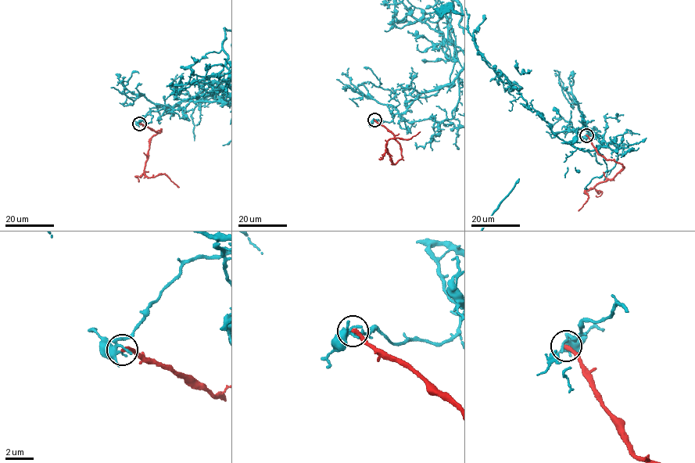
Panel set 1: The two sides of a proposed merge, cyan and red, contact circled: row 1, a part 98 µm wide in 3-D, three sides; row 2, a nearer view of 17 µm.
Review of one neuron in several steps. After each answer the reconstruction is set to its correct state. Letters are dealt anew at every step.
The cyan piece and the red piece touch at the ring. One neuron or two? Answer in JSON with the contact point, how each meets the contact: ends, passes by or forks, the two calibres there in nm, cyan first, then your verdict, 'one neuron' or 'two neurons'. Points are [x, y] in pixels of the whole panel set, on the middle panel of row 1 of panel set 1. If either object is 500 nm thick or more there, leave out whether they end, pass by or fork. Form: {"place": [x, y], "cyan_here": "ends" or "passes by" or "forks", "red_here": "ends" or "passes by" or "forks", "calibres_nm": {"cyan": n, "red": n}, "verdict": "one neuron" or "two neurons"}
{"place": [374, 120], "cyan_here": "forks", "red_here": "ends", "calibres_nm": {"cyan": 320, "red": 300}, "verdict": "two neurons"}

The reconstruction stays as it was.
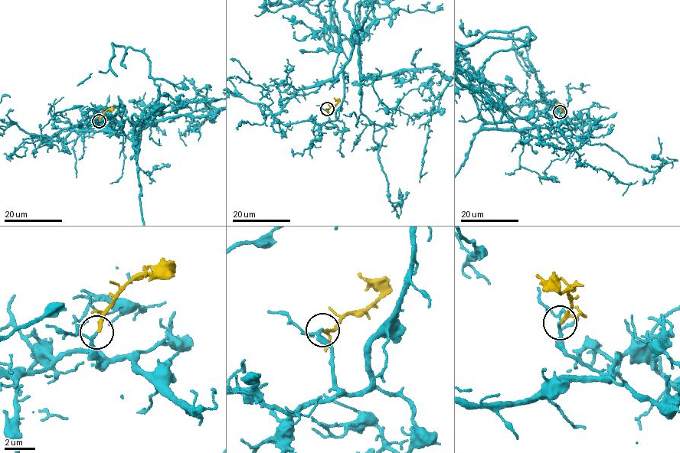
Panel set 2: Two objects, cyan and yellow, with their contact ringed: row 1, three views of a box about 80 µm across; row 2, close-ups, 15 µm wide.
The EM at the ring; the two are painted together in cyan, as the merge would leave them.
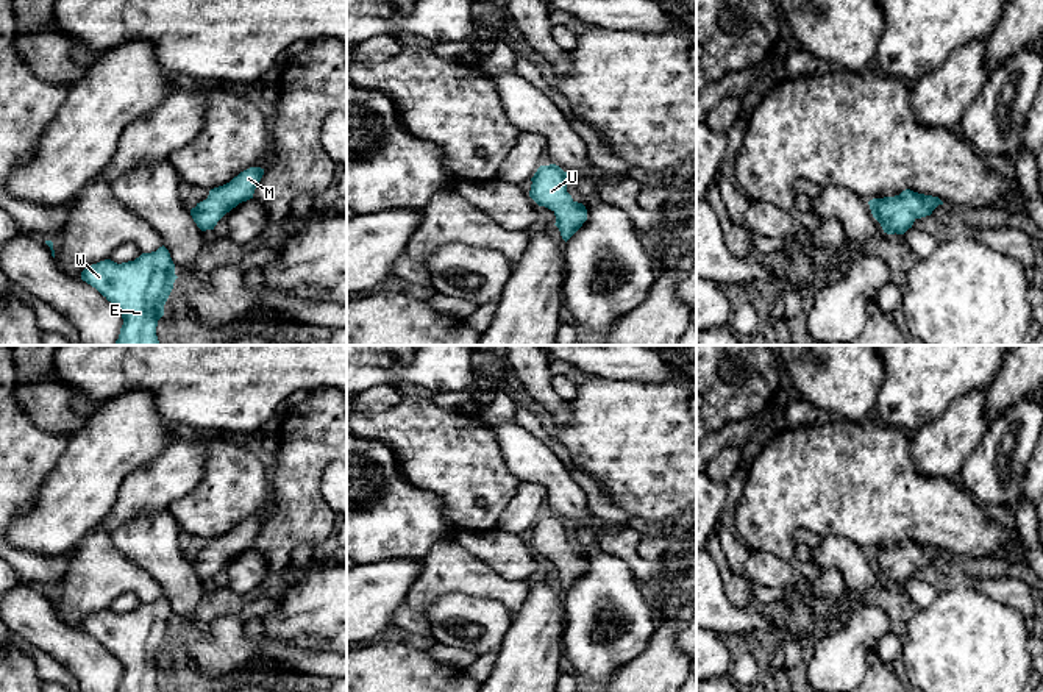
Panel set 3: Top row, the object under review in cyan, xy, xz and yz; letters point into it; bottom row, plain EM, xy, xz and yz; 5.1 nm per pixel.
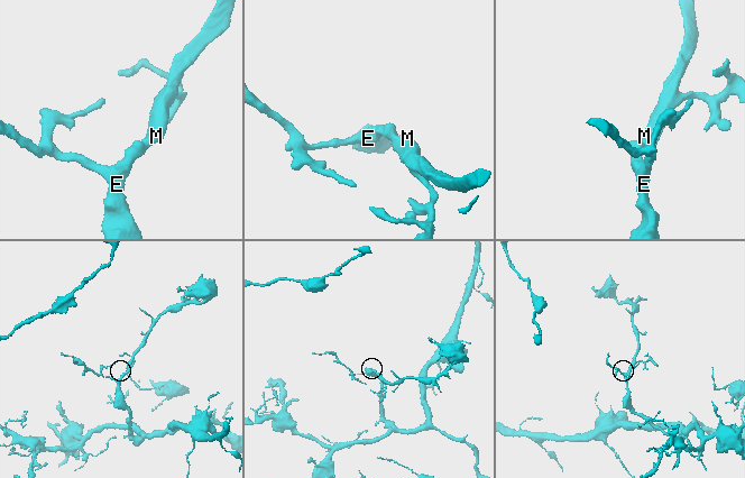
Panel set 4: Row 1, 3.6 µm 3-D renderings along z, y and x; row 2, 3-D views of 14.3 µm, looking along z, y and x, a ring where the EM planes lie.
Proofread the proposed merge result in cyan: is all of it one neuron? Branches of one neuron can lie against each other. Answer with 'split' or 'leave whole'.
leave whole

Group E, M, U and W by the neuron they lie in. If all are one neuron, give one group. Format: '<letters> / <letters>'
E M U W

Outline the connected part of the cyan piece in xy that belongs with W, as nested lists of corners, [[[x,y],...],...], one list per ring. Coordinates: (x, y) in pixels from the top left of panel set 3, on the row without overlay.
[[[162,595],[134,611],[100,611],[81,622],[81,630],[95,637],[122,664],[123,675],[116,692],[159,692],[158,670],[173,639],[175,614]]]

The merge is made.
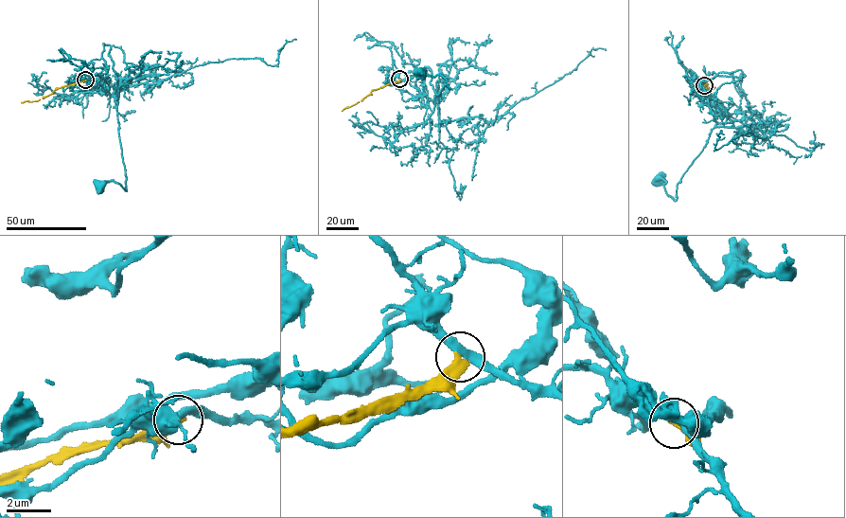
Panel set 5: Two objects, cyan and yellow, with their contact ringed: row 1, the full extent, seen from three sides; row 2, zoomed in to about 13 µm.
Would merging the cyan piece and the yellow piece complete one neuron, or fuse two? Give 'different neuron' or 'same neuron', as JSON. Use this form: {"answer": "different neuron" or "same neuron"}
{"answer": "different neuron"}

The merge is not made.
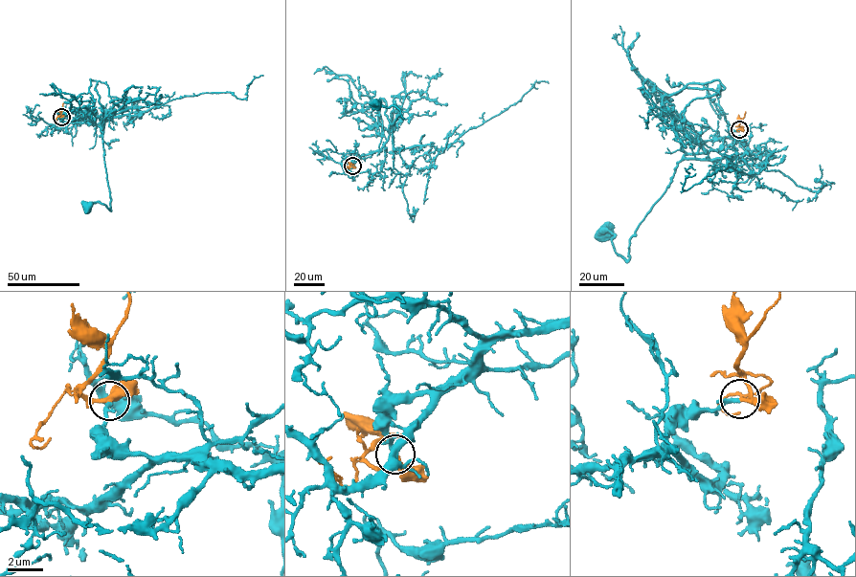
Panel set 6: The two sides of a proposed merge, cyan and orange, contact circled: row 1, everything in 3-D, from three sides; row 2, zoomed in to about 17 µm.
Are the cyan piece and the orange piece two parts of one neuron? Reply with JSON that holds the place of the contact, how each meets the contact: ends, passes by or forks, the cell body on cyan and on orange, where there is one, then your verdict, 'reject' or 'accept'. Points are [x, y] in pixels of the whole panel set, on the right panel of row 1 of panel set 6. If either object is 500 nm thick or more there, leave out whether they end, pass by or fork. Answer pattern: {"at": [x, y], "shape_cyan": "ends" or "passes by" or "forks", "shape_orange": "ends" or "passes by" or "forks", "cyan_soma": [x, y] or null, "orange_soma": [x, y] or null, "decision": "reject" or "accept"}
{"at": [739, 129], "shape_cyan": "passes by", "shape_orange": "passes by", "cyan_soma": [602, 233], "orange_soma": null, "decision": "accept"}

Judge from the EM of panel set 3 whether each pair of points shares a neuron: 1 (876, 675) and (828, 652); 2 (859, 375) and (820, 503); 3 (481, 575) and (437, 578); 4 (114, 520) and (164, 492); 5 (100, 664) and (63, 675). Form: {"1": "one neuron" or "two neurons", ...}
{"1": "two neurons", "2": "two neurons", "3": "one neuron", "4": "one neuron", "5": "two neurons"}

